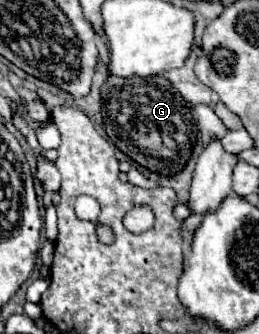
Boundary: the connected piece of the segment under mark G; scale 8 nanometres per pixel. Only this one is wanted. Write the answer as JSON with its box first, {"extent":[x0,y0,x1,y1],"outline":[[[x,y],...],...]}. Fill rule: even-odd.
{"extent":[100,72,198,176],"outline":[[[108,72],[100,88],[100,100],[104,130],[128,158],[164,176],[176,176],[184,170],[198,142],[198,126],[188,102],[174,92],[164,76],[116,78]]]}

